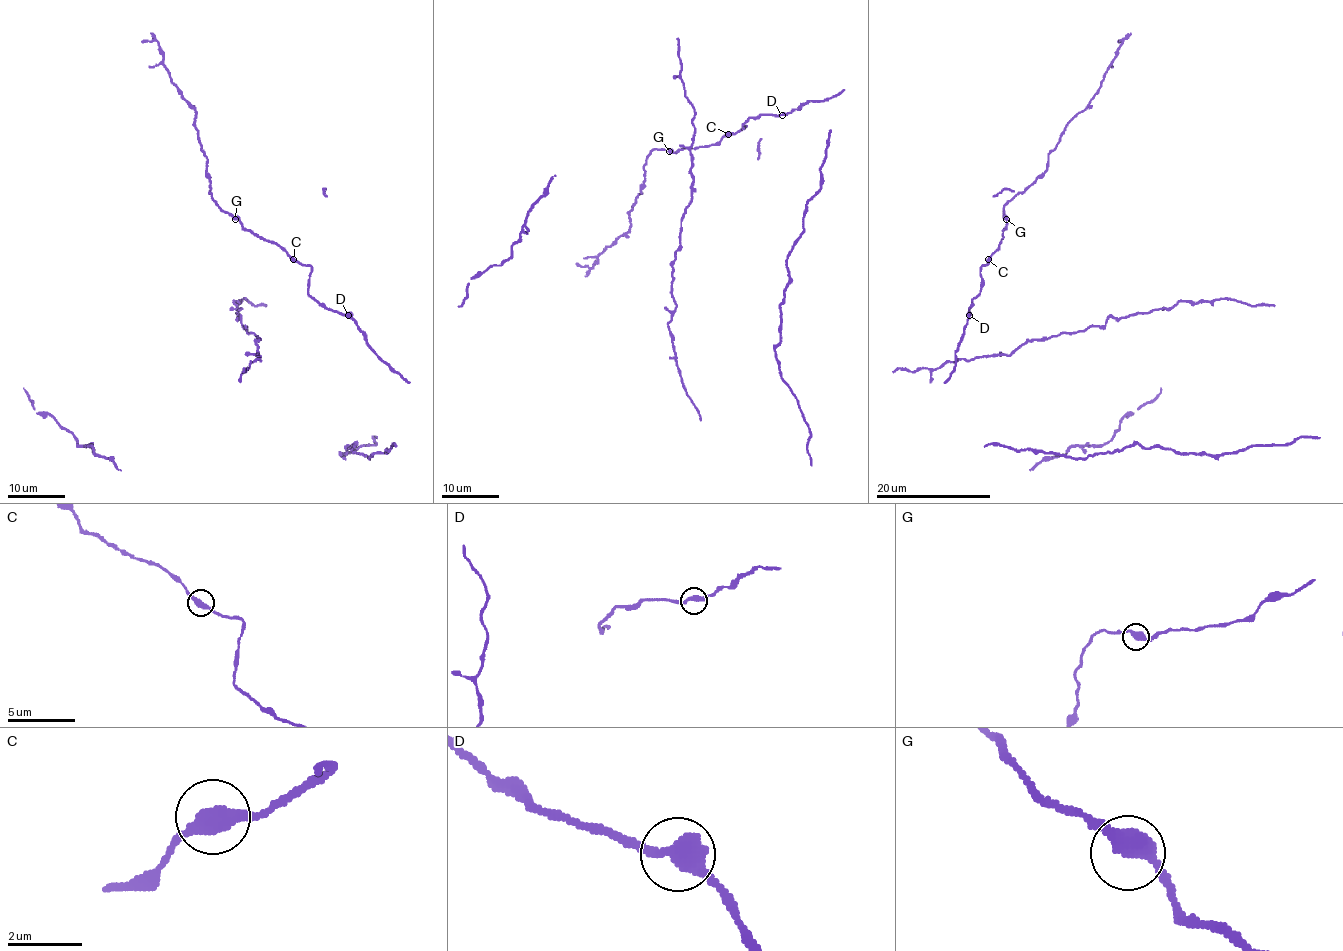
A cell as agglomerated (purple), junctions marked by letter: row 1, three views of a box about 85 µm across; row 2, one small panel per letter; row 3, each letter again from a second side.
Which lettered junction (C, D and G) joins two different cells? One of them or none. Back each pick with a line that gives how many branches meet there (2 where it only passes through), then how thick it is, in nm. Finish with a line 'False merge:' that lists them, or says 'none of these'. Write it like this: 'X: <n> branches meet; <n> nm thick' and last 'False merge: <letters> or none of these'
False merge: none of these

